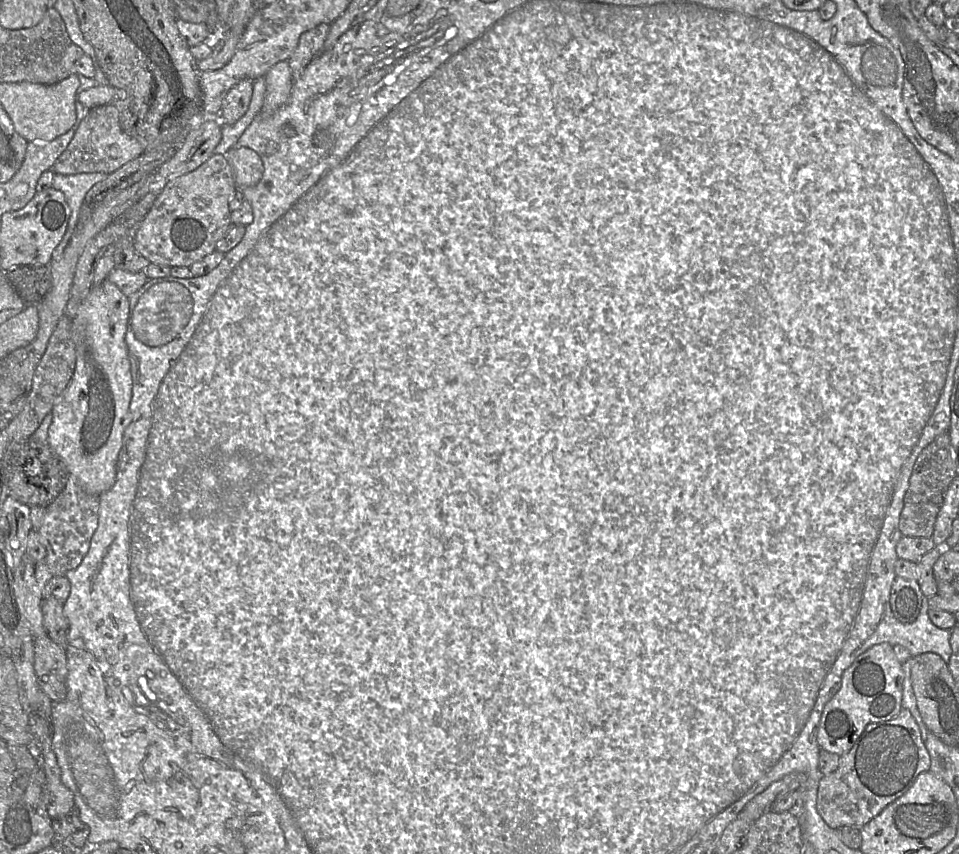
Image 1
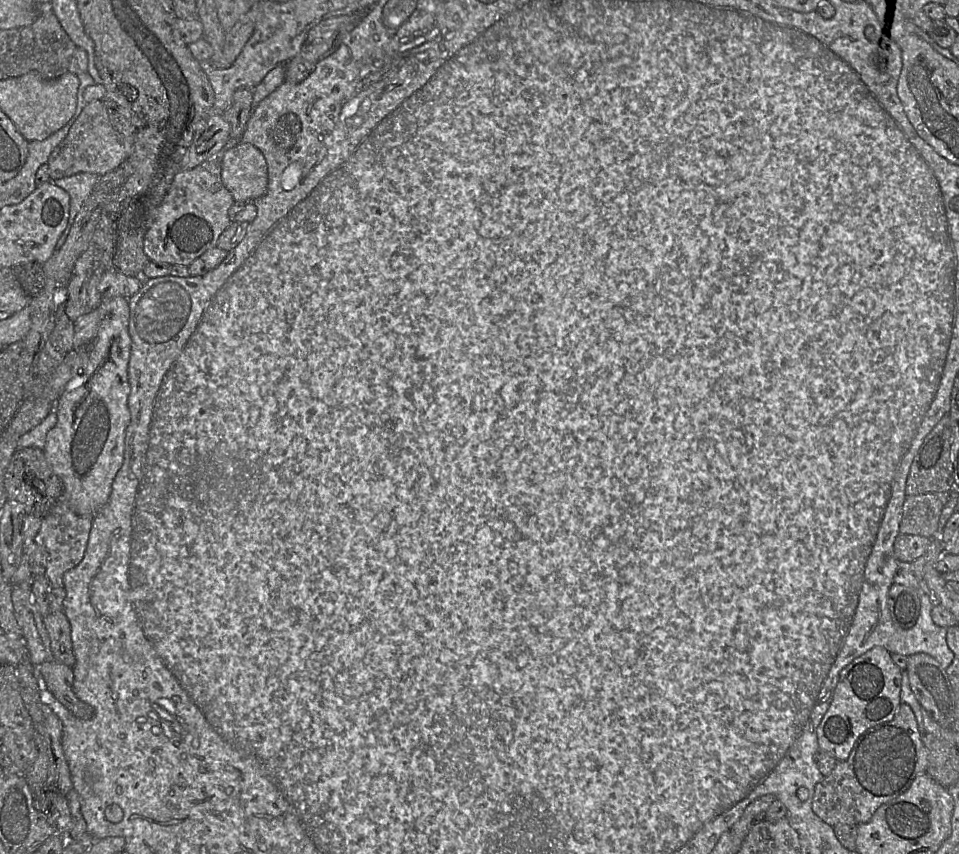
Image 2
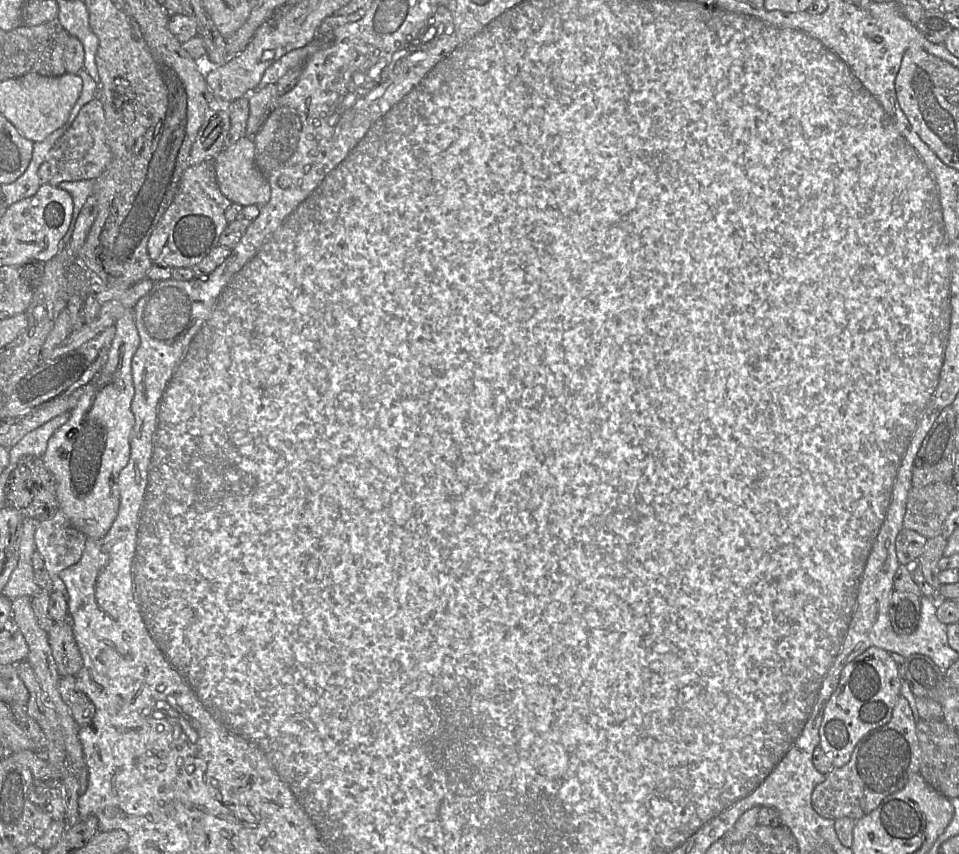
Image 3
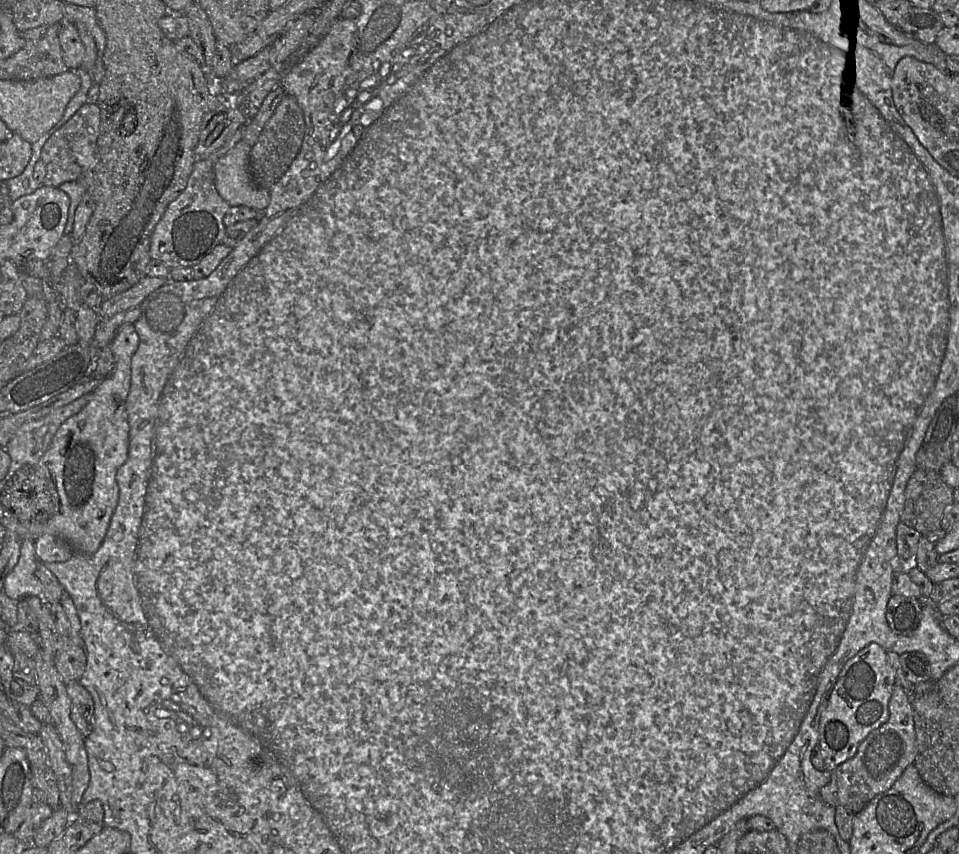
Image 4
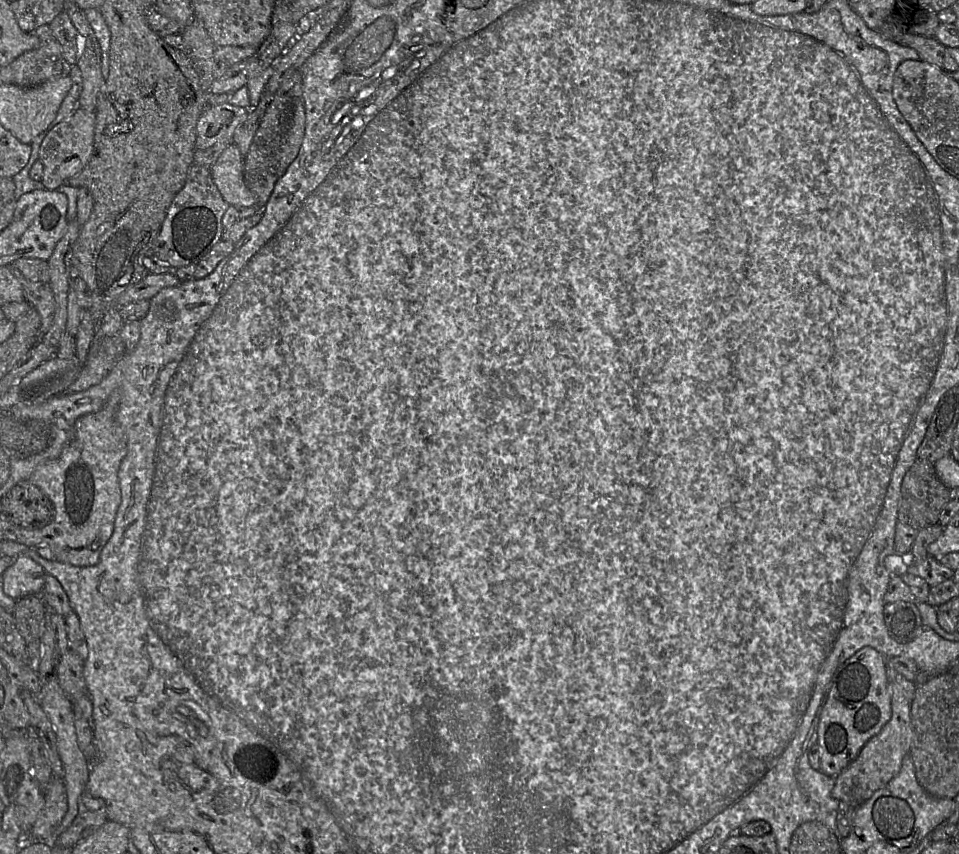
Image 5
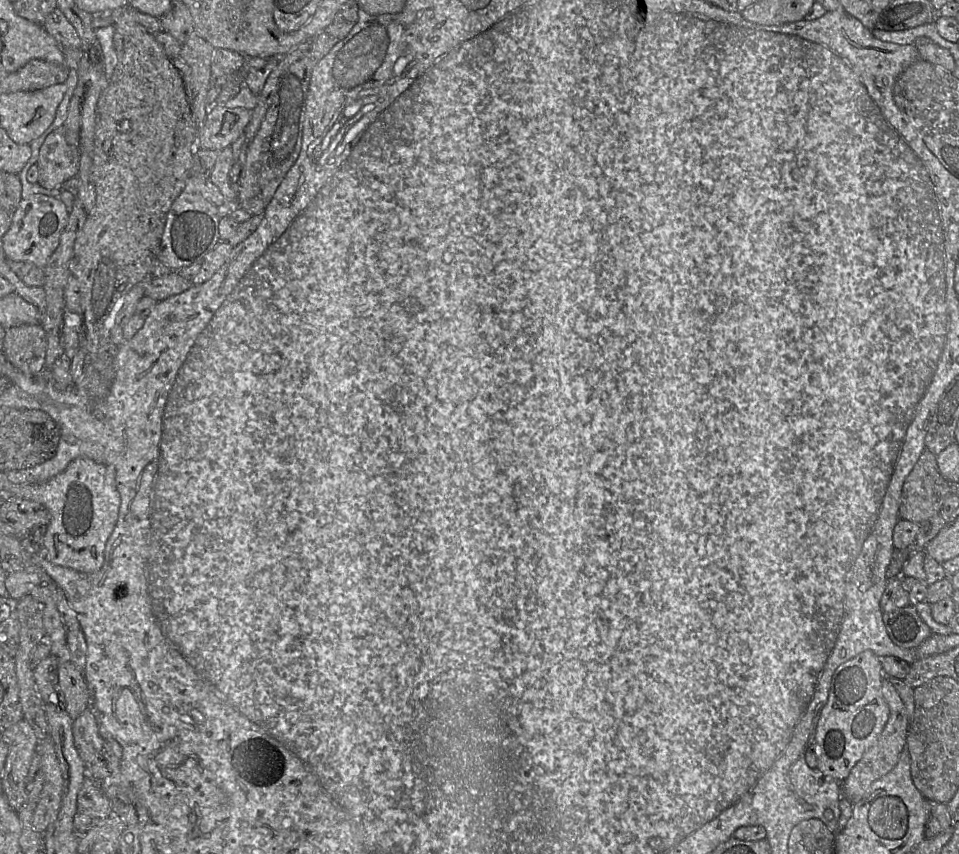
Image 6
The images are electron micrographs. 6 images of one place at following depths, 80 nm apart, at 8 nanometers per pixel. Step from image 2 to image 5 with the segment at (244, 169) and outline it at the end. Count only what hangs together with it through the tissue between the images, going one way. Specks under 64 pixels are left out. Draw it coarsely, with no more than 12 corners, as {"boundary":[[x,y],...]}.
{"boundary":[[229,145],[211,167],[230,206],[257,207],[244,182],[244,158]]}

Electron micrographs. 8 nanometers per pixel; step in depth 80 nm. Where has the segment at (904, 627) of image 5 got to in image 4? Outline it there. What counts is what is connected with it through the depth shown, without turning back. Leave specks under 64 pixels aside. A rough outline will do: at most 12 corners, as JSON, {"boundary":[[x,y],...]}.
{"boundary":[[892,595],[886,609],[891,630],[910,635],[921,620],[922,603]]}

